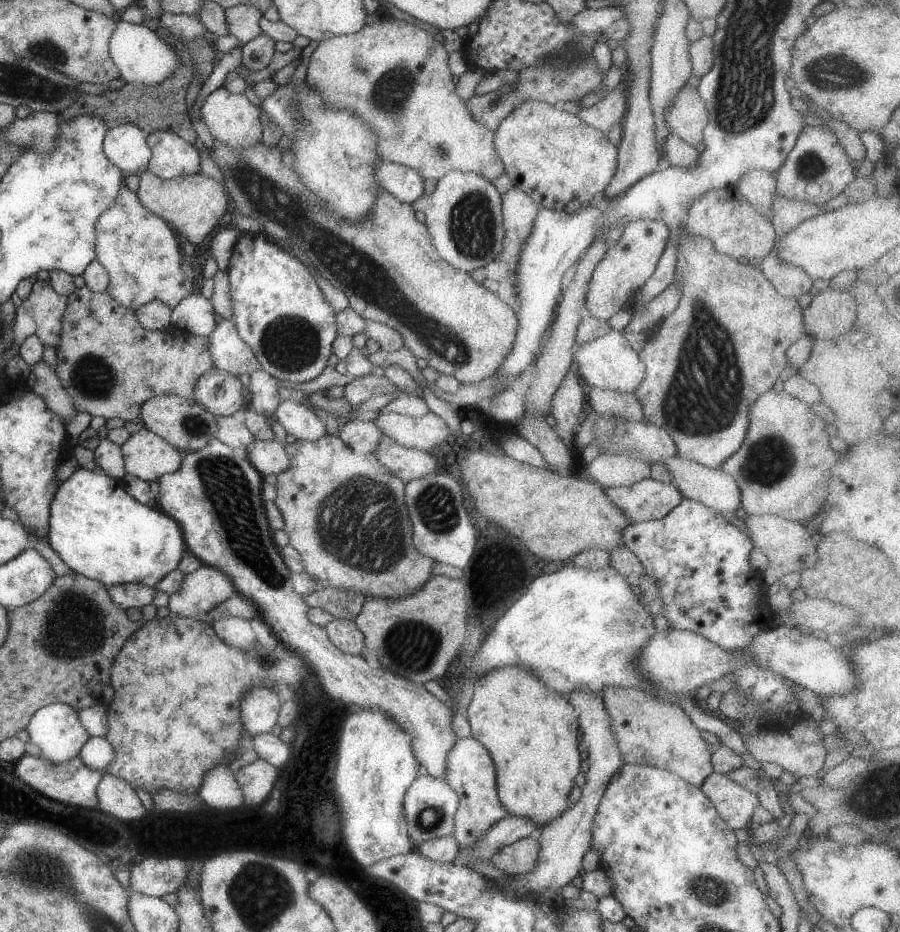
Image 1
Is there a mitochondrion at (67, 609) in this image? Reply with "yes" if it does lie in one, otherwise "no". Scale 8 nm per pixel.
yes

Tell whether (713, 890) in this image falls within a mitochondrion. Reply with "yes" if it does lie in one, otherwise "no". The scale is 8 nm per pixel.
yes

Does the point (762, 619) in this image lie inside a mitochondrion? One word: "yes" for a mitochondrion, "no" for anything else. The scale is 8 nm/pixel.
no

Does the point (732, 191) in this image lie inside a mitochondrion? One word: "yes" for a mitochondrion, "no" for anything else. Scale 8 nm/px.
no

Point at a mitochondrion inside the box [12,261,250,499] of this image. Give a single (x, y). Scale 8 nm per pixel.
(90, 376)

